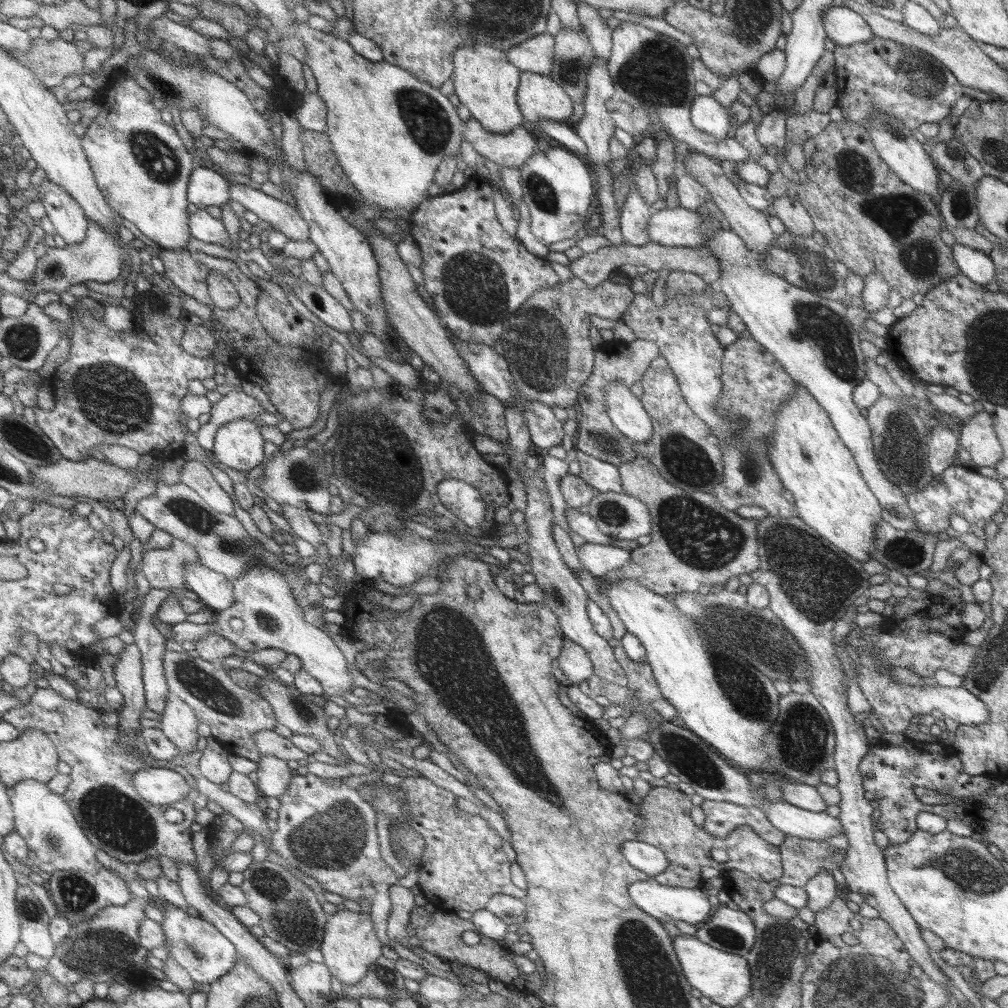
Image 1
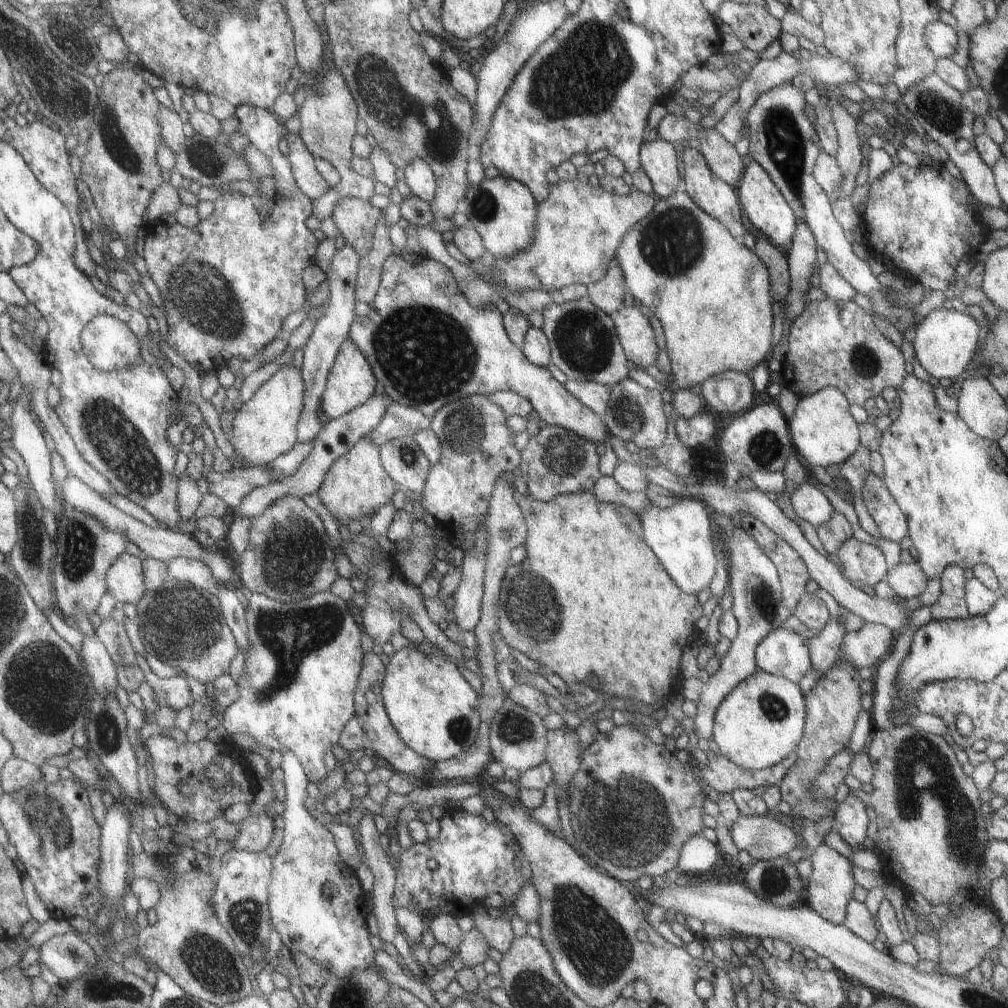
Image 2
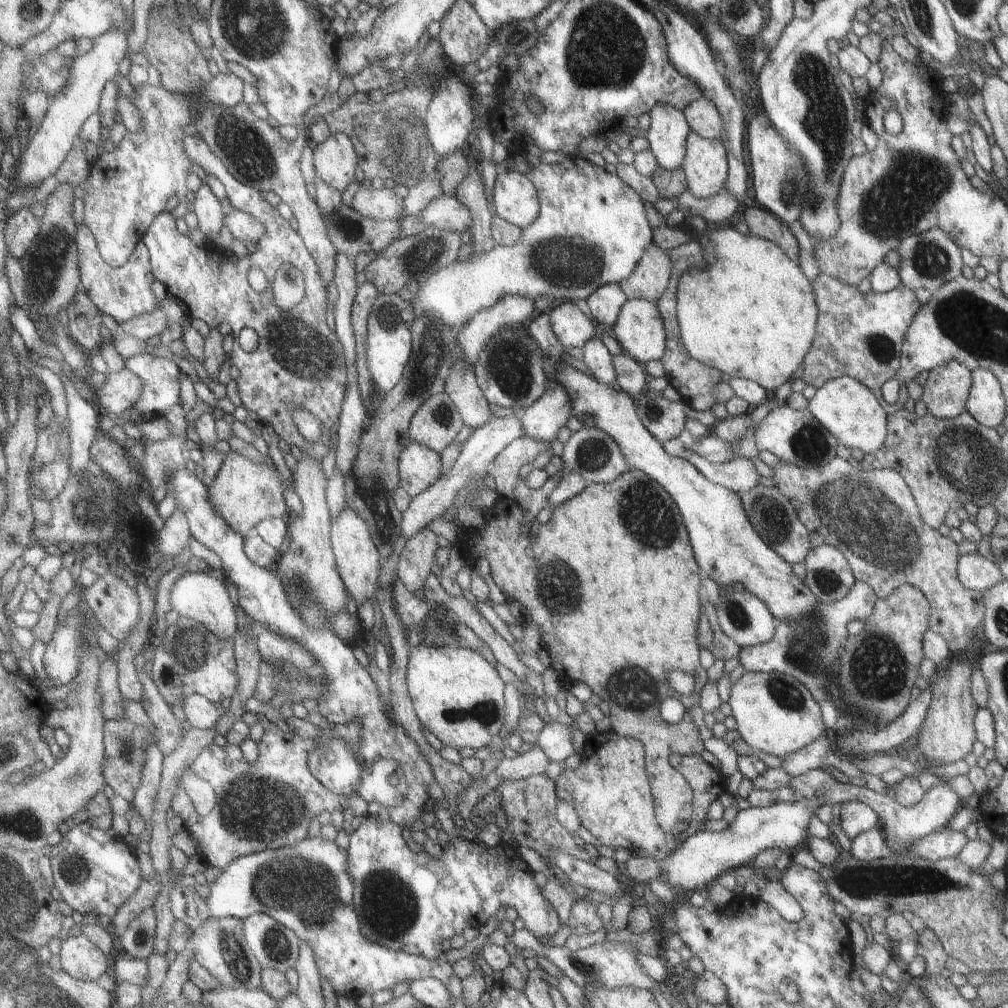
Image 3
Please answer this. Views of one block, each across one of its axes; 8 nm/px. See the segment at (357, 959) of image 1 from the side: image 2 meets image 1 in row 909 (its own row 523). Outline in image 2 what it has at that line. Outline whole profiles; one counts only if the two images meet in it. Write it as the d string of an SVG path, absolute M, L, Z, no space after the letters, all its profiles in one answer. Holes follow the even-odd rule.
M363 437L331 465L317 492L323 506L346 527L349 520L360 520L364 516L373 517L377 510L391 504L393 495L399 489L382 464L380 450L381 447L371 438Z

